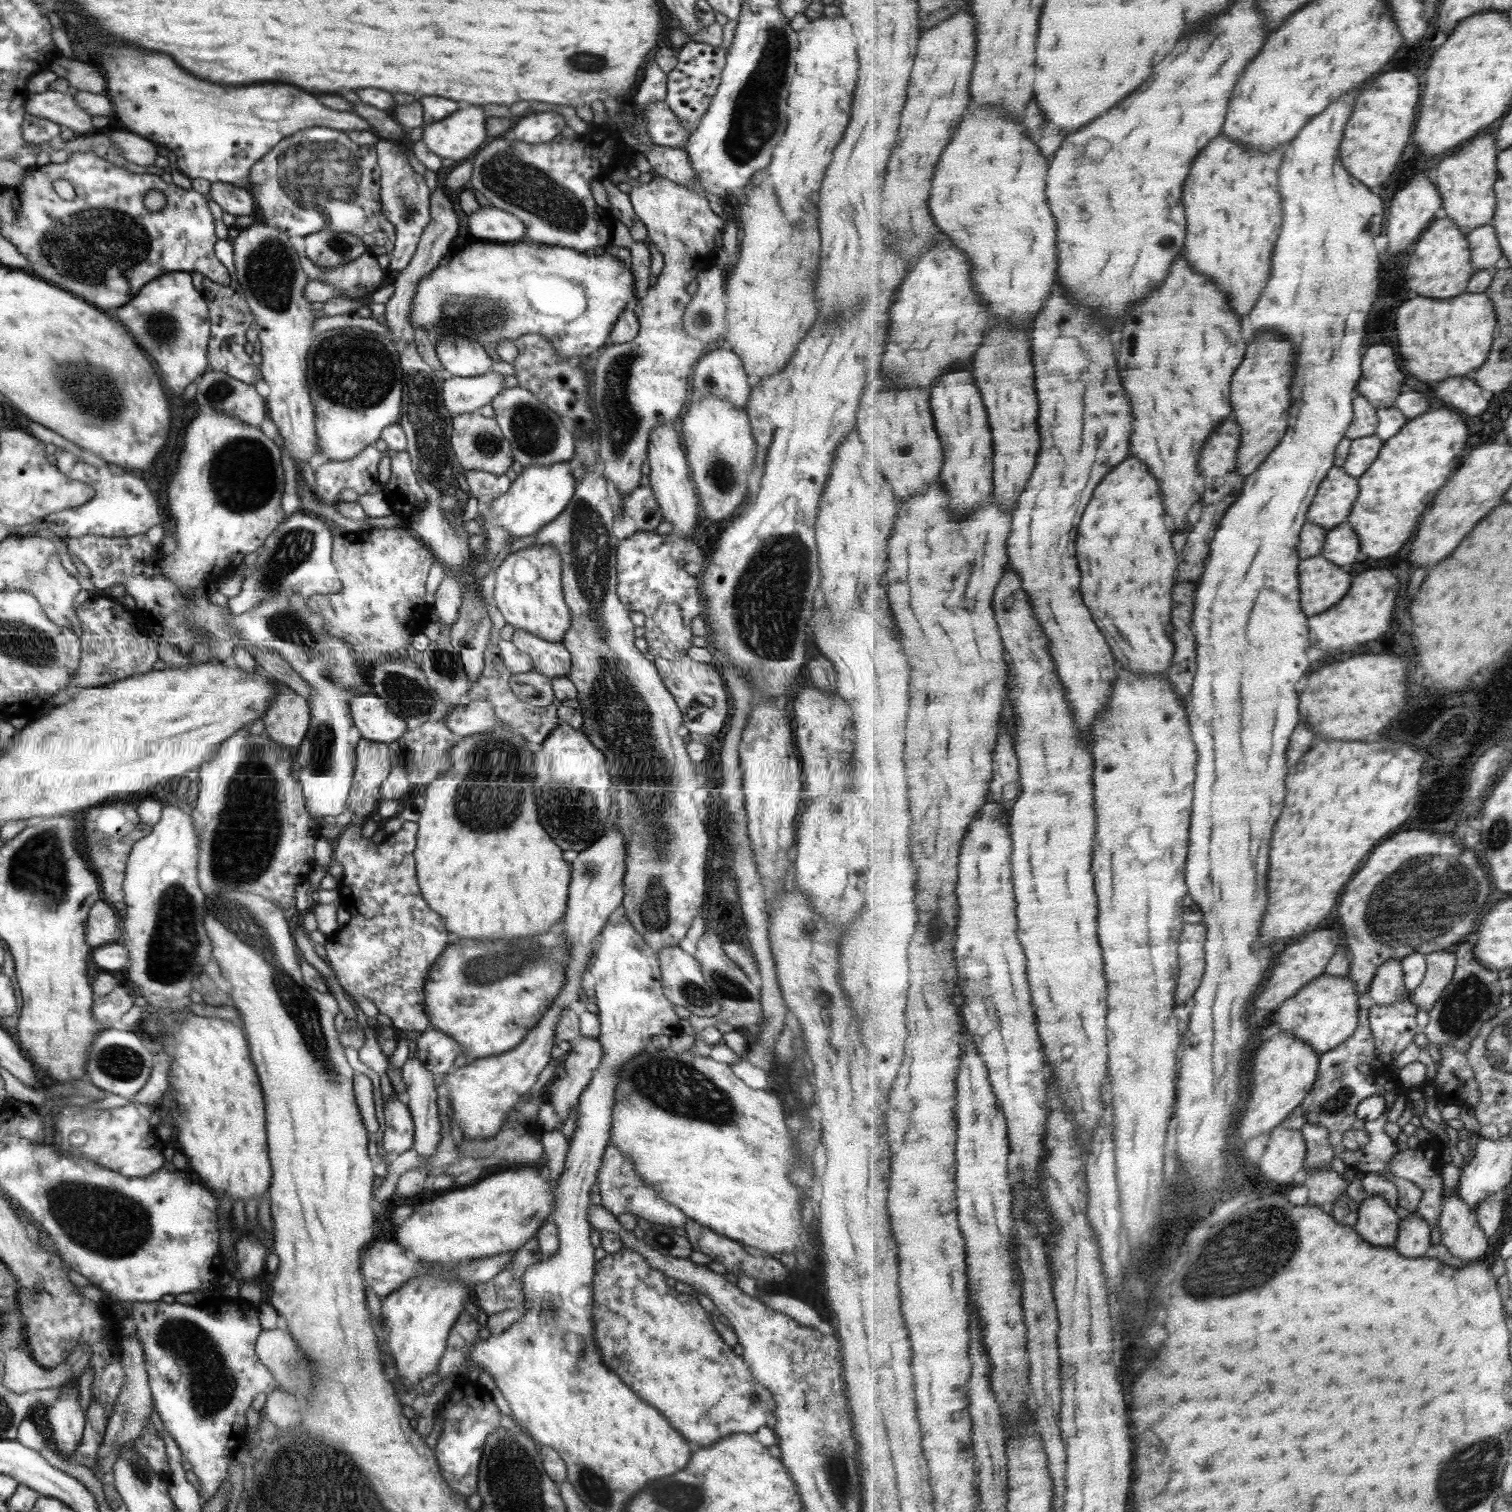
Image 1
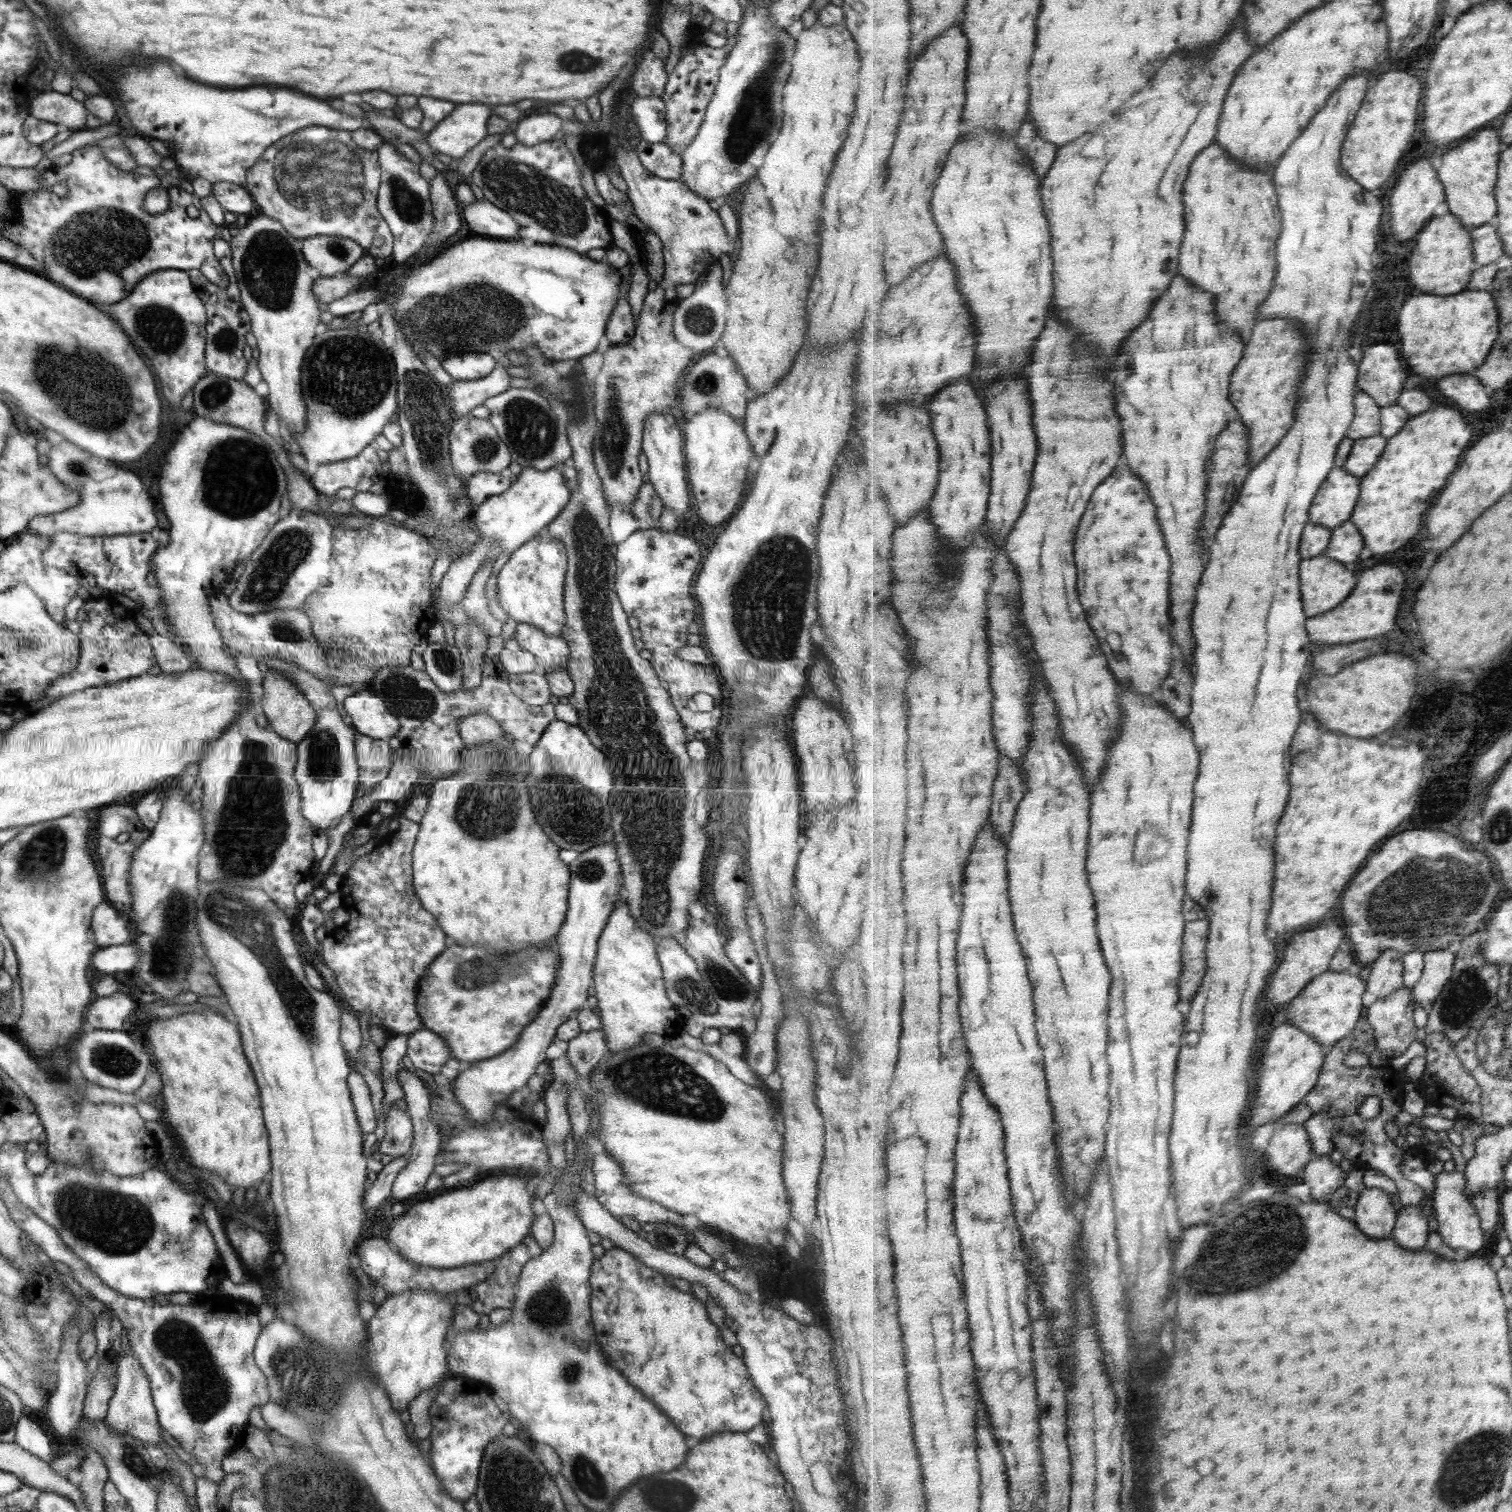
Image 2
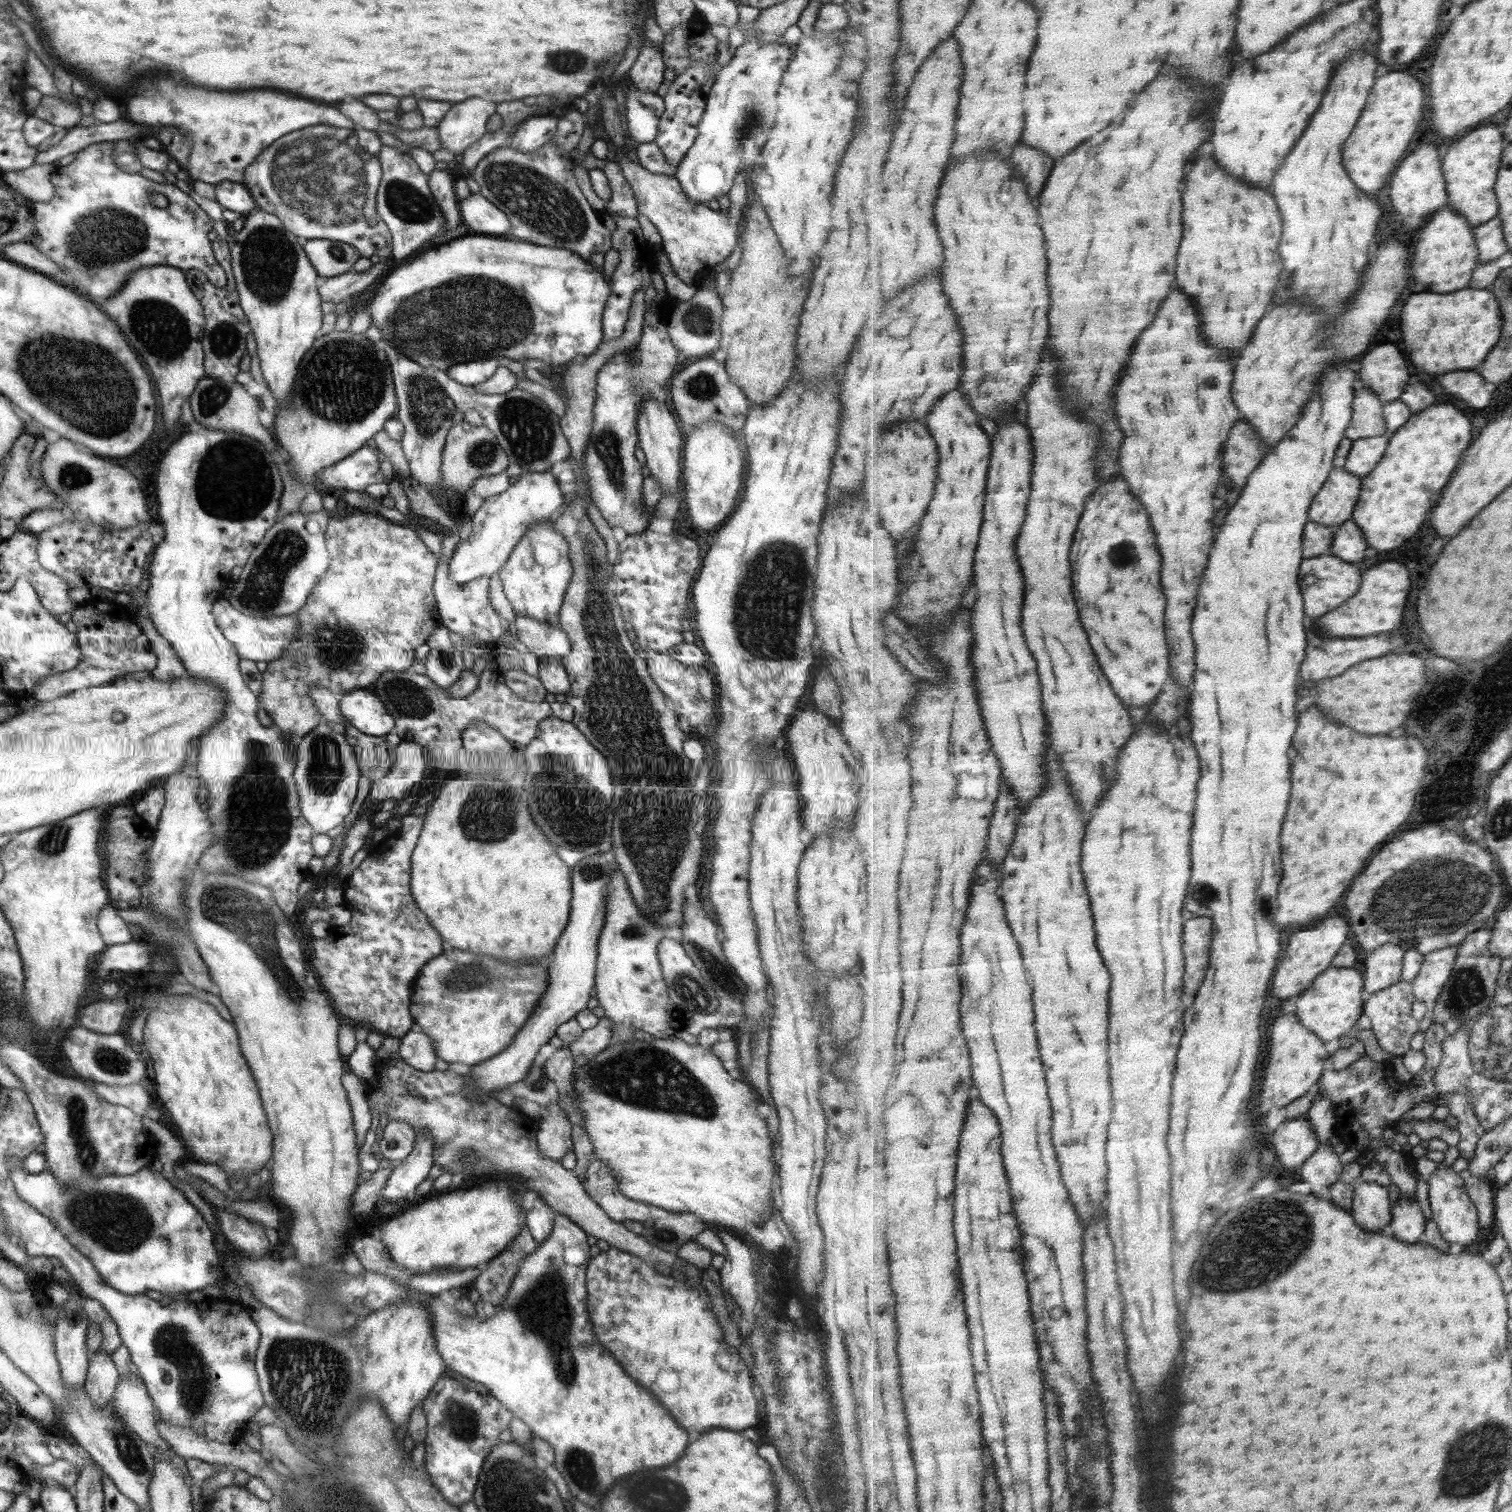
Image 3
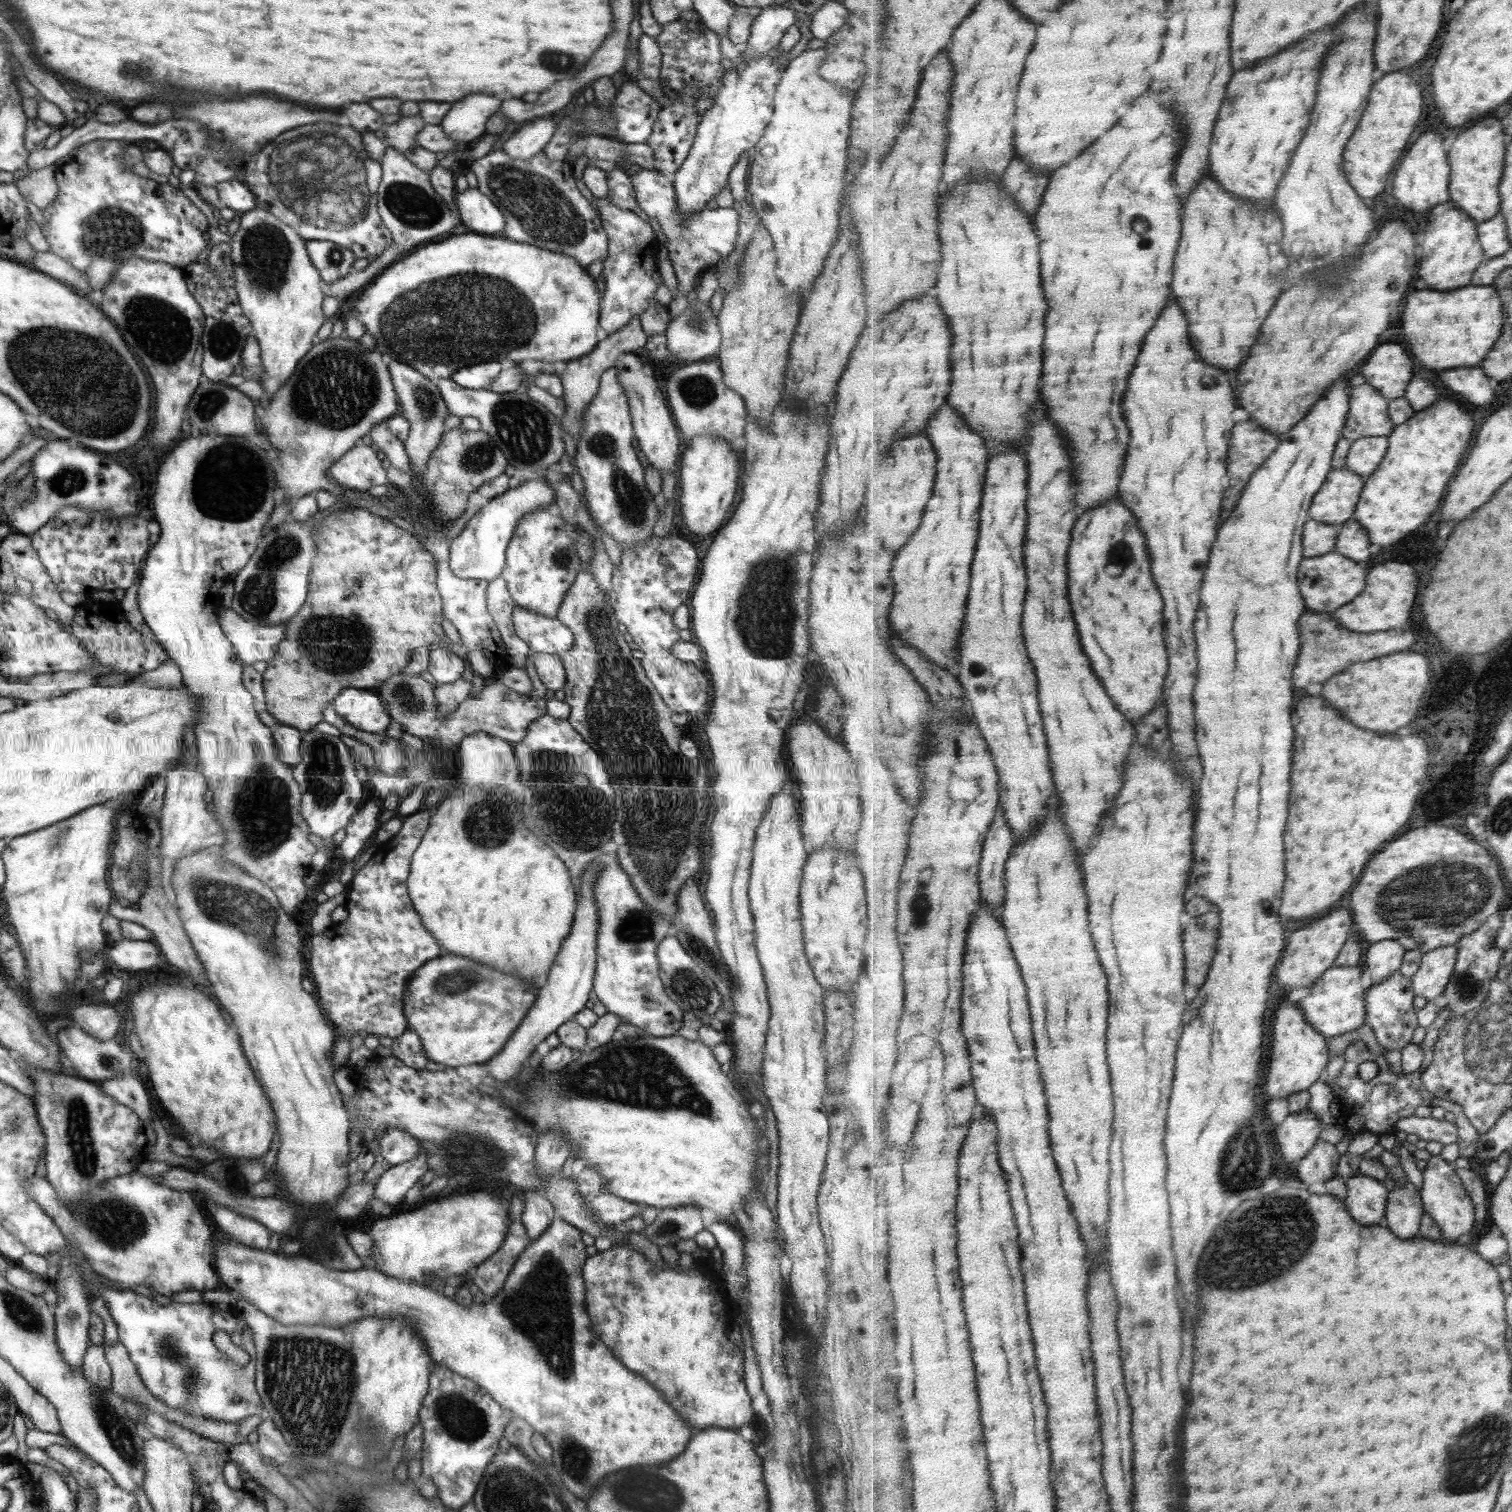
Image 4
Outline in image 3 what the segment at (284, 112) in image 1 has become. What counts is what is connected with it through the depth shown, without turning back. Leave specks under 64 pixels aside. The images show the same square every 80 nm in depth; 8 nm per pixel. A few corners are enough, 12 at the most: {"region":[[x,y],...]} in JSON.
{"region":[[144,80],[127,120],[191,138],[190,178],[242,183],[282,134],[354,126],[274,92]]}

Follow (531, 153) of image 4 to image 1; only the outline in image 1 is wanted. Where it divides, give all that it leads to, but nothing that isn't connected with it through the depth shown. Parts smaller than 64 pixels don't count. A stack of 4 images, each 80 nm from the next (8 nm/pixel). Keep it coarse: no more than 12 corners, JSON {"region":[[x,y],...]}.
{"region":[[556,112],[524,118],[514,138],[528,144],[550,142],[566,128]]}

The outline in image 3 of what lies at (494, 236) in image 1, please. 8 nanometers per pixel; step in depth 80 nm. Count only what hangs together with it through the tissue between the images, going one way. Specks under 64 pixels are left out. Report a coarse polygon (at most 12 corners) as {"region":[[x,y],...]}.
{"region":[[481,193],[460,199],[464,224],[500,236],[512,228],[506,214]]}

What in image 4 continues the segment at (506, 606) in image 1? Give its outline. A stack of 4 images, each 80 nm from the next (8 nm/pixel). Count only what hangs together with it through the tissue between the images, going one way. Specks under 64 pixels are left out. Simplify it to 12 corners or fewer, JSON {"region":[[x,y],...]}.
{"region":[[554,508],[518,521],[501,577],[552,618],[582,569]]}

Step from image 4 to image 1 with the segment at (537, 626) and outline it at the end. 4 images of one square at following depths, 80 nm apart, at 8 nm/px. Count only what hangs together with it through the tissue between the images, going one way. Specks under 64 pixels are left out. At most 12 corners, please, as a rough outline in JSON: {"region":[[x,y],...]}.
{"region":[[523,628],[512,642],[530,655],[534,671],[550,680],[569,675],[571,654],[563,643]]}

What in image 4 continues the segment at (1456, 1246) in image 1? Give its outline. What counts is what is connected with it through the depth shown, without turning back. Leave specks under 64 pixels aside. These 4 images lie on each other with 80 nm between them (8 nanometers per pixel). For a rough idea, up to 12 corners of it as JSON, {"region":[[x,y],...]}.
{"region":[[1434,1155],[1421,1191],[1448,1239],[1474,1231],[1476,1205],[1456,1166]]}

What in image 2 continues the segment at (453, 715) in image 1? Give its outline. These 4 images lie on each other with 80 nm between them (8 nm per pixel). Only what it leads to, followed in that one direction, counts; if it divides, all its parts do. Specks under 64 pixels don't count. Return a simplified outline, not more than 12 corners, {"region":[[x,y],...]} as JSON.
{"region":[[487,712],[460,721],[466,747],[496,742],[503,728]]}

